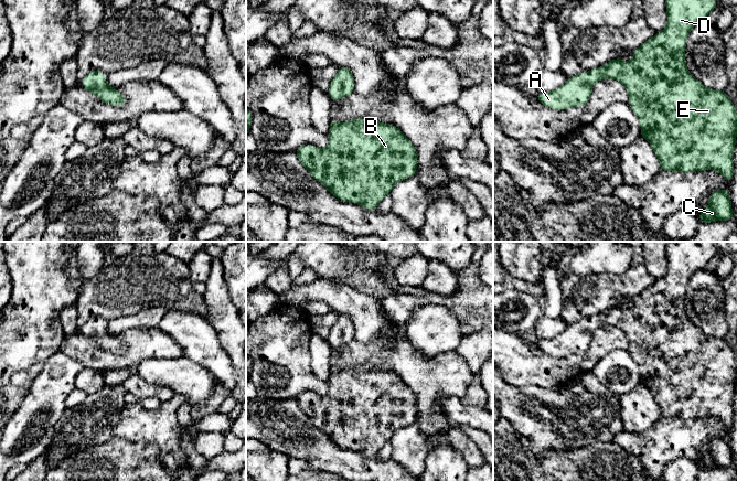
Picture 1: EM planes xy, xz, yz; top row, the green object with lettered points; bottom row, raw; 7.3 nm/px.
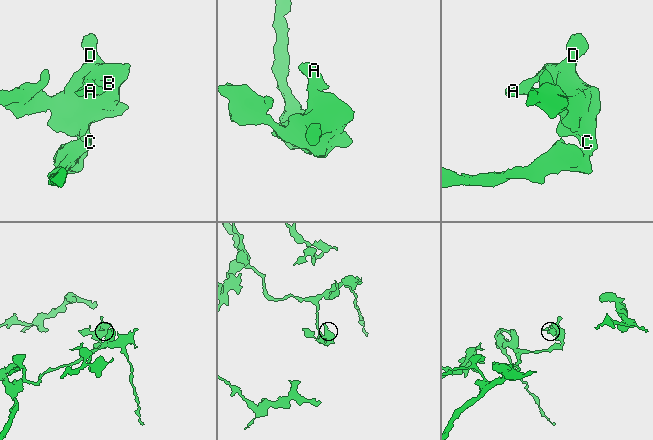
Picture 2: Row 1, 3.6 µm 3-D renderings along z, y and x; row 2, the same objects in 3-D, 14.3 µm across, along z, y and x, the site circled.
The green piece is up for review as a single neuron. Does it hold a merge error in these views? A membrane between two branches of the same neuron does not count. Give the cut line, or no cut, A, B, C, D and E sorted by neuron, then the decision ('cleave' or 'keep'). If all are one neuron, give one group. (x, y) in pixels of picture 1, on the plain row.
no cut; A B C D E; keep

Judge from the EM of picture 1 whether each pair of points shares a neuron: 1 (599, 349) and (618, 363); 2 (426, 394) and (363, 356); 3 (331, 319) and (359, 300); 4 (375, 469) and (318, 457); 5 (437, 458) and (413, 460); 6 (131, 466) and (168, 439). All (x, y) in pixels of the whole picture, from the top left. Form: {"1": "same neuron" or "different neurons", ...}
{"1": "different neurons", "2": "same neuron", "3": "different neurons", "4": "same neuron", "5": "different neurons", "6": "different neurons"}

